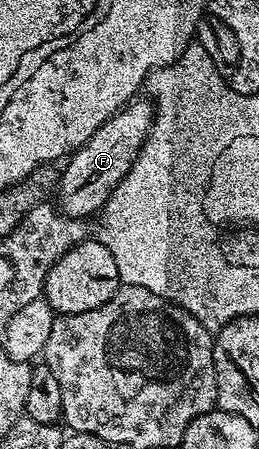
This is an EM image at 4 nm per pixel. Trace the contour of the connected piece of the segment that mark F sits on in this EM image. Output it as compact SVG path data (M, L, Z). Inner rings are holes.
M136 97L115 111L107 121L96 130L94 137L86 141L78 150L67 156L54 192L54 203L59 214L69 215L75 219L91 220L104 210L104 203L122 177L132 168L136 155L144 140L148 138L148 130L152 128L154 104L147 97Z

